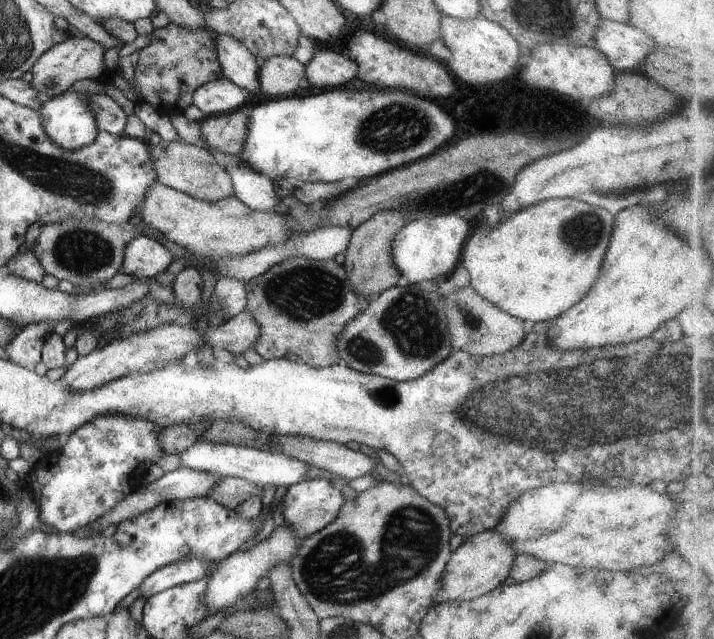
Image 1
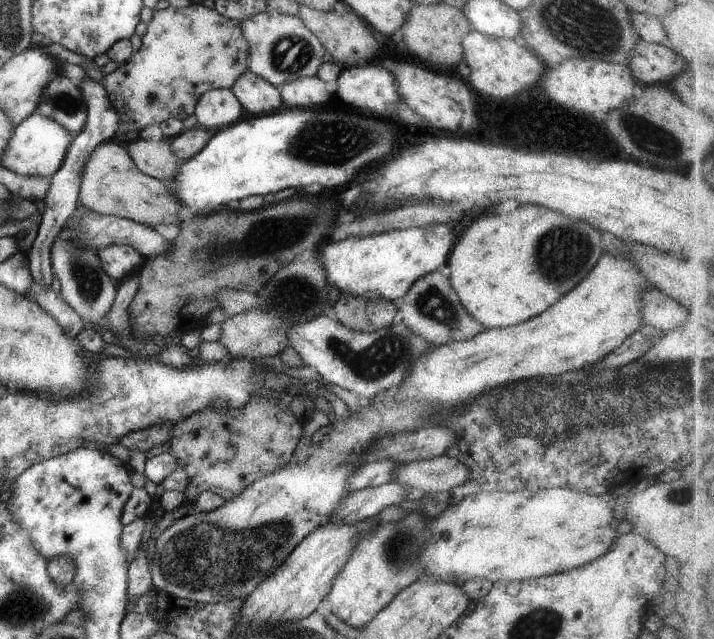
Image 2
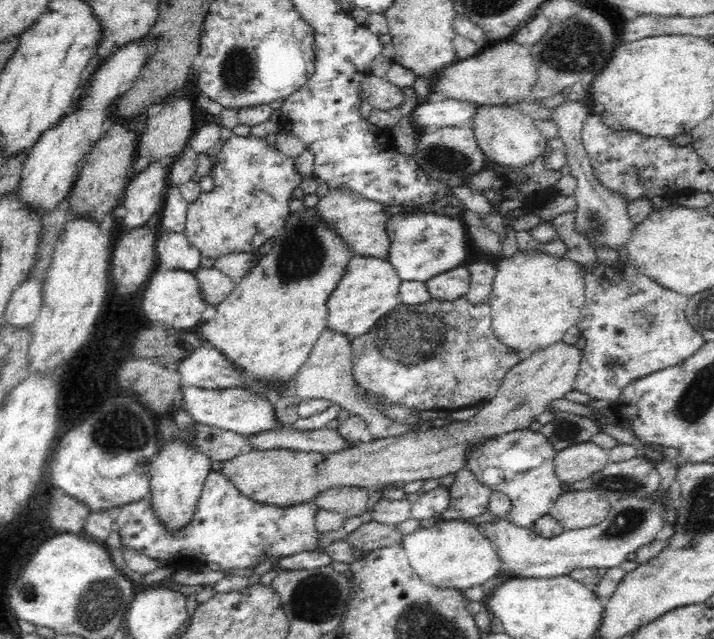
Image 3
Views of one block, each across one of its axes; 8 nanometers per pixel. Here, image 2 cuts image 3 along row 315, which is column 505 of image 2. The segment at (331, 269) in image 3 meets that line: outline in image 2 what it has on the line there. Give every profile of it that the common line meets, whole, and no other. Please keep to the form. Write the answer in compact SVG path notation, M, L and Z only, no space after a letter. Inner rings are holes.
M522 205L502 215L474 214L464 230L451 249L445 271L461 306L484 329L515 326L542 314L578 286L604 254L603 232L537 205Z

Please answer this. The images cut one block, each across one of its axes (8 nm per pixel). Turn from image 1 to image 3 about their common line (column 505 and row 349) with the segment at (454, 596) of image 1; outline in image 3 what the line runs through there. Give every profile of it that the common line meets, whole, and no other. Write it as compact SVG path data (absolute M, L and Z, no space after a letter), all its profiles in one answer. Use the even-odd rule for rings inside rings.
M562 341L523 357L507 372L496 396L480 405L480 411L466 421L455 421L426 432L412 431L394 437L360 441L340 452L254 449L224 461L221 473L246 498L281 507L315 499L329 488L382 487L394 482L426 481L455 474L465 468L467 454L472 447L502 433L529 429L536 417L547 411L549 402L572 391L582 358L580 348Z

